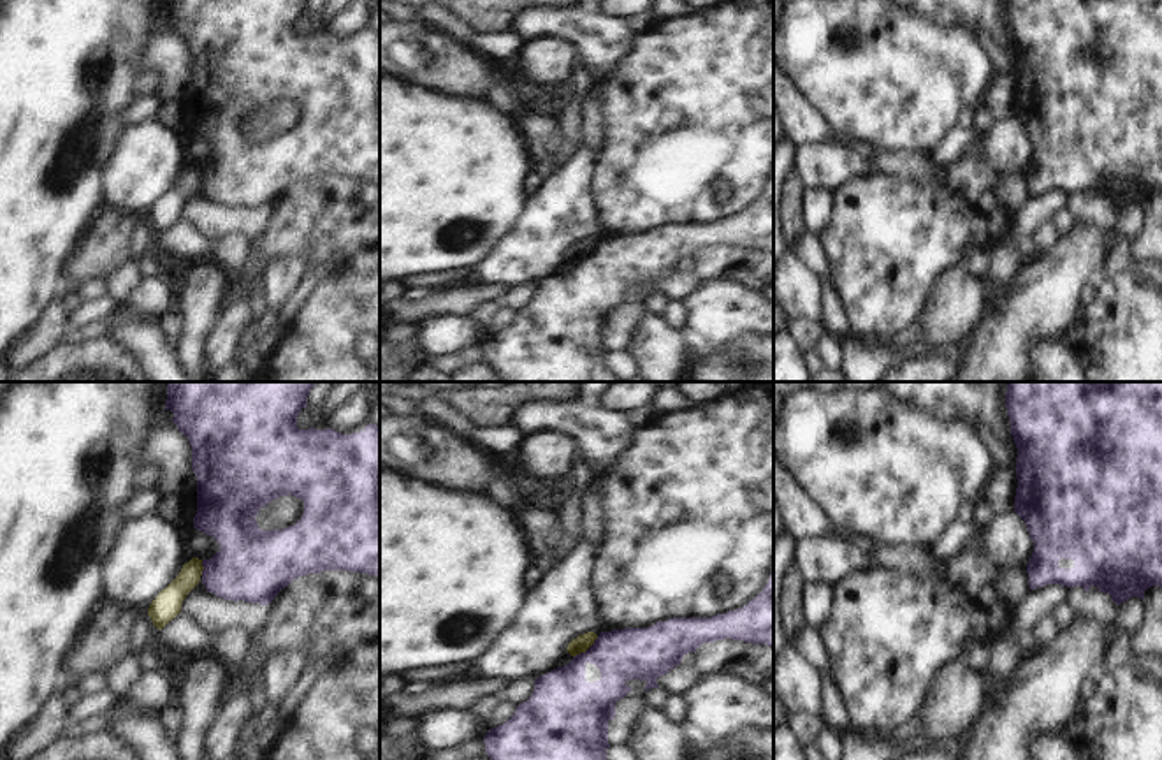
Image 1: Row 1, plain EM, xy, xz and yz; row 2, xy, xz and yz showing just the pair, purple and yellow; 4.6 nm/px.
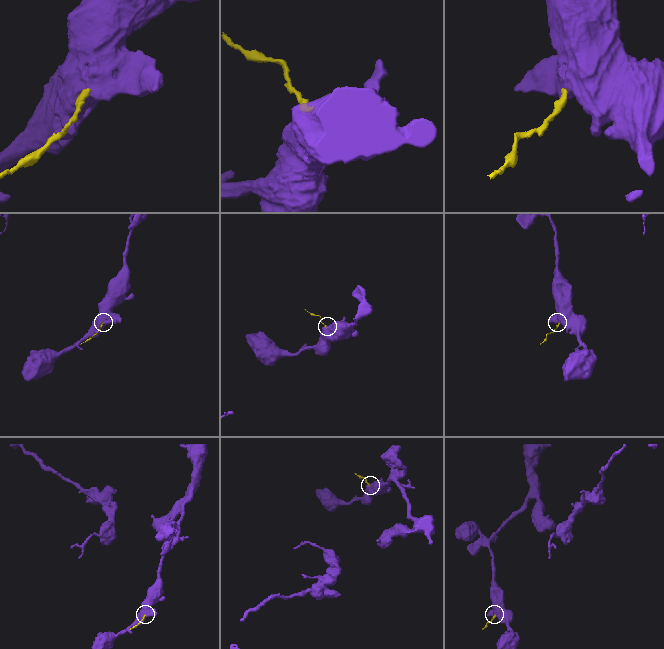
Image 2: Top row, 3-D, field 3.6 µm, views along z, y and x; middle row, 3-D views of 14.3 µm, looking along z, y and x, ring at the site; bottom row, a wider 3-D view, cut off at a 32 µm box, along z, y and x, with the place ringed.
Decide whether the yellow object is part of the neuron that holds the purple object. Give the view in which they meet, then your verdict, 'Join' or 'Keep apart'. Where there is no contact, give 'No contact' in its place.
Touches purple in xz. Keep apart.

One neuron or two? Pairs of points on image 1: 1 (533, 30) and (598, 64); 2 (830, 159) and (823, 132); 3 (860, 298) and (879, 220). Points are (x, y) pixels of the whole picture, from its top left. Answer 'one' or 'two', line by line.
1: one
2: two
3: one

